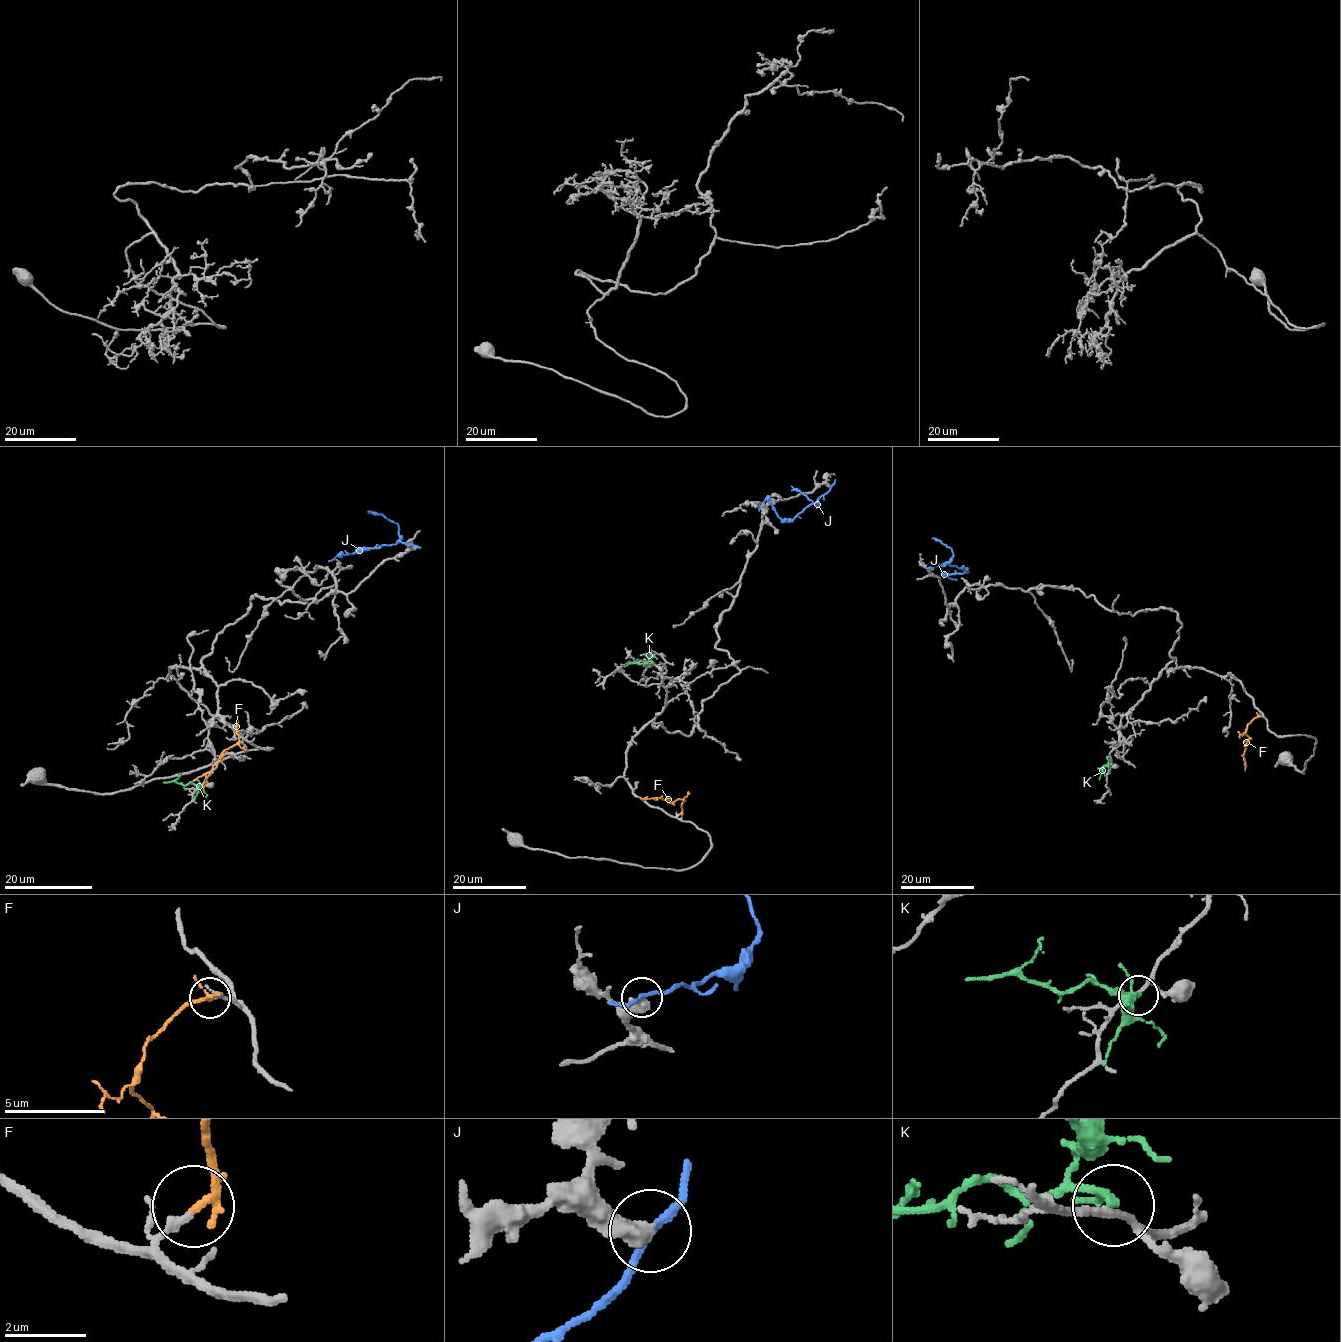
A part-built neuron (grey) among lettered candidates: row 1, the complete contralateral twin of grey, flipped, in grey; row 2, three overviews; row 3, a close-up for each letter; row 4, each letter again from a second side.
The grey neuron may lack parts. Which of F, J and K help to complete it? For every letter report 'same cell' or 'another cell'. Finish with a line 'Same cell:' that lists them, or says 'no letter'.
F: same cell
J: another cell
K: another cell
Same cell: F

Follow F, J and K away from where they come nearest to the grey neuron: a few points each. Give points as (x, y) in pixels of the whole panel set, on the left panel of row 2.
F: (234, 726), (238, 741), (224, 751), (212, 769), (187, 784)
J: (416, 546), (399, 541), (360, 548), (329, 561)
K: (201, 785), (163, 782)

